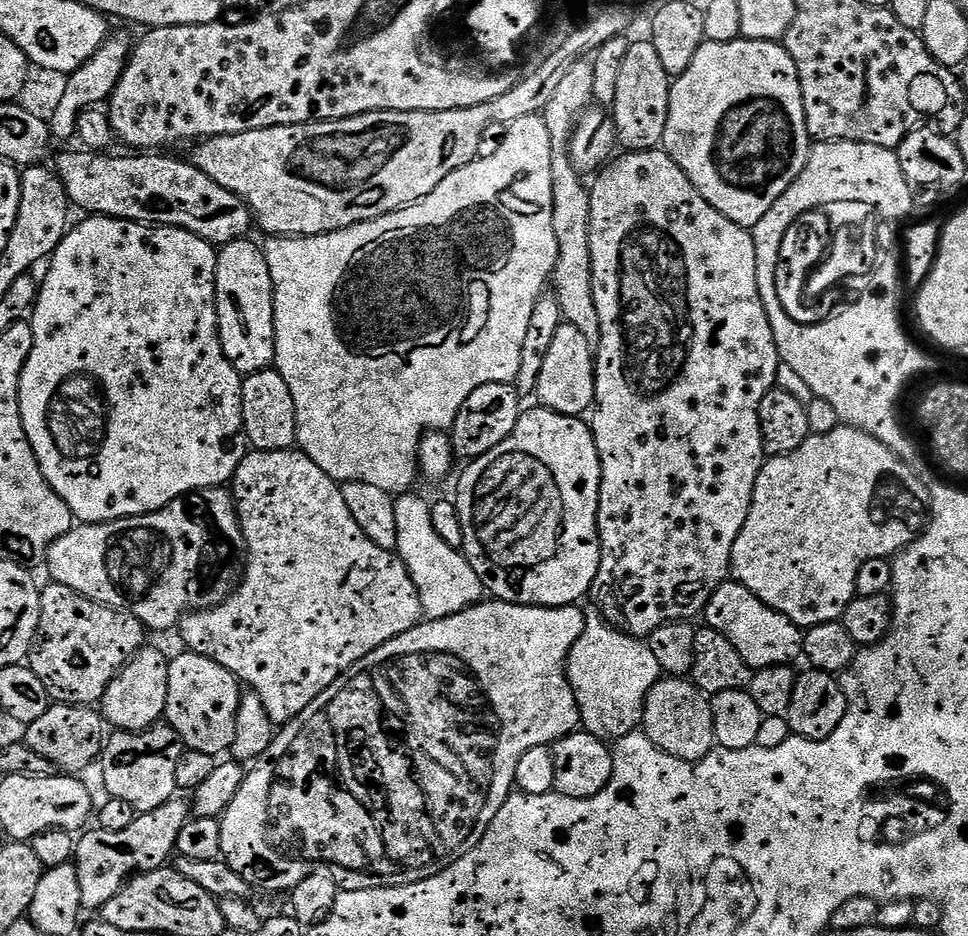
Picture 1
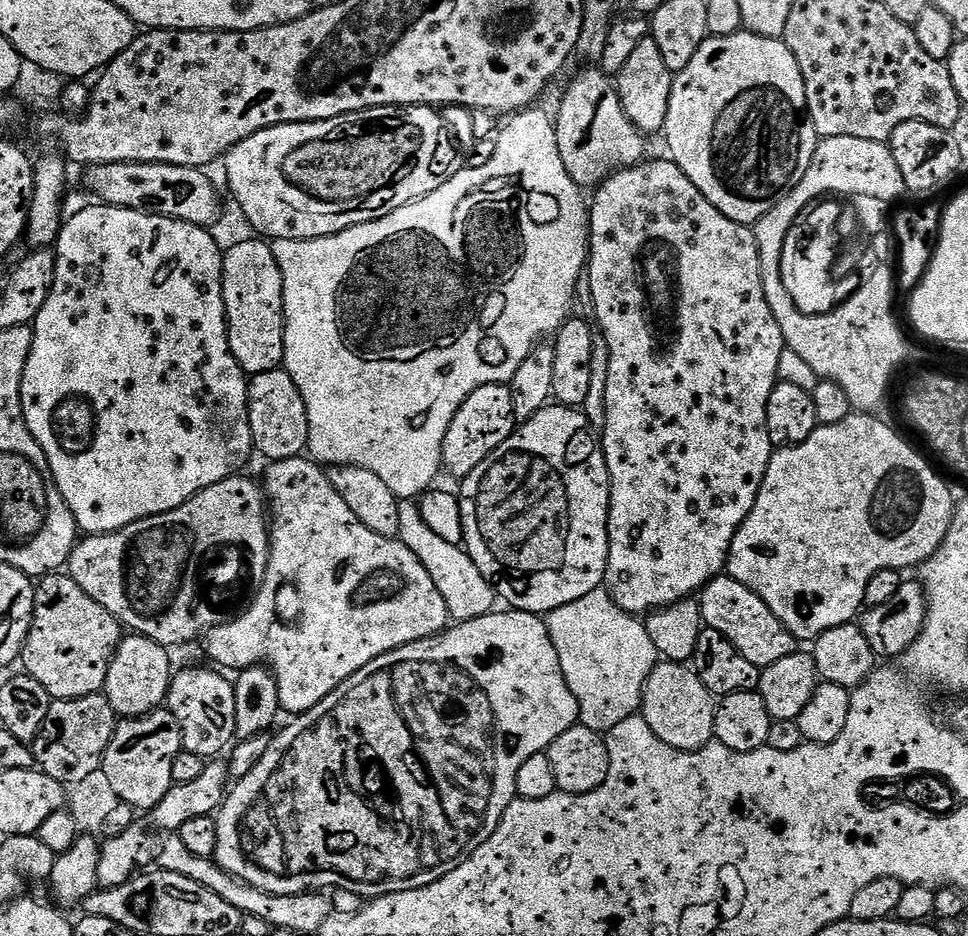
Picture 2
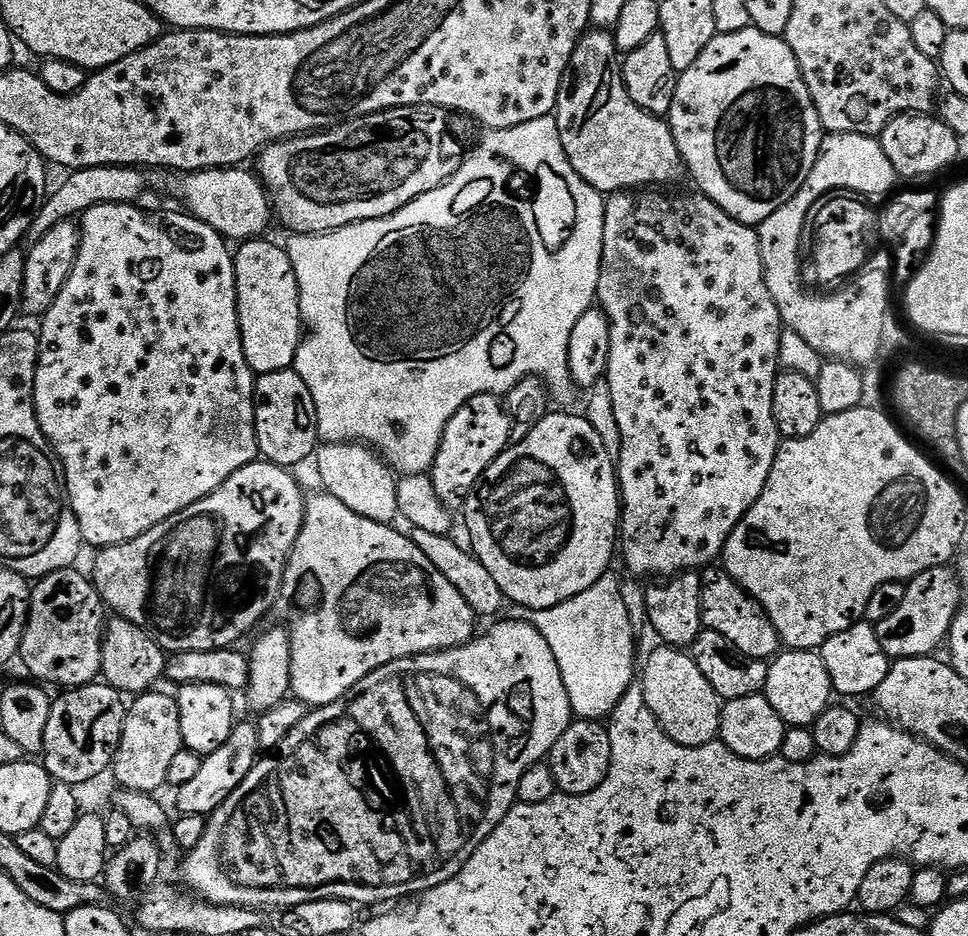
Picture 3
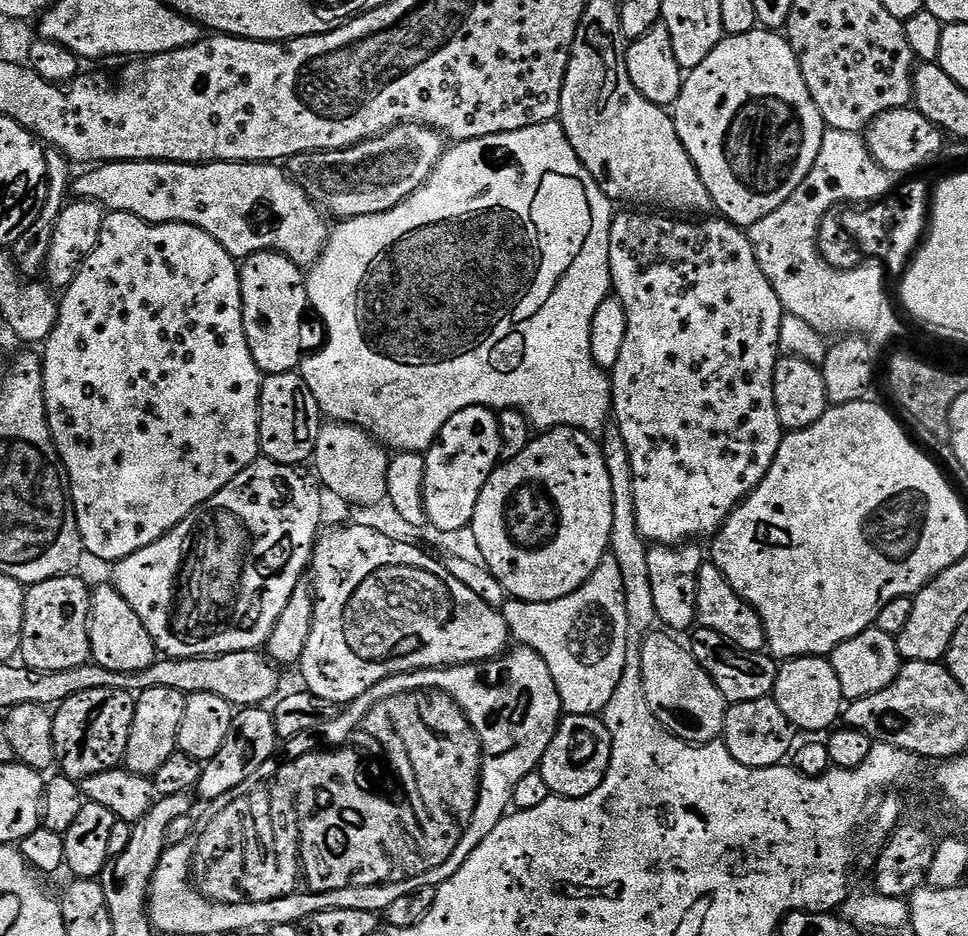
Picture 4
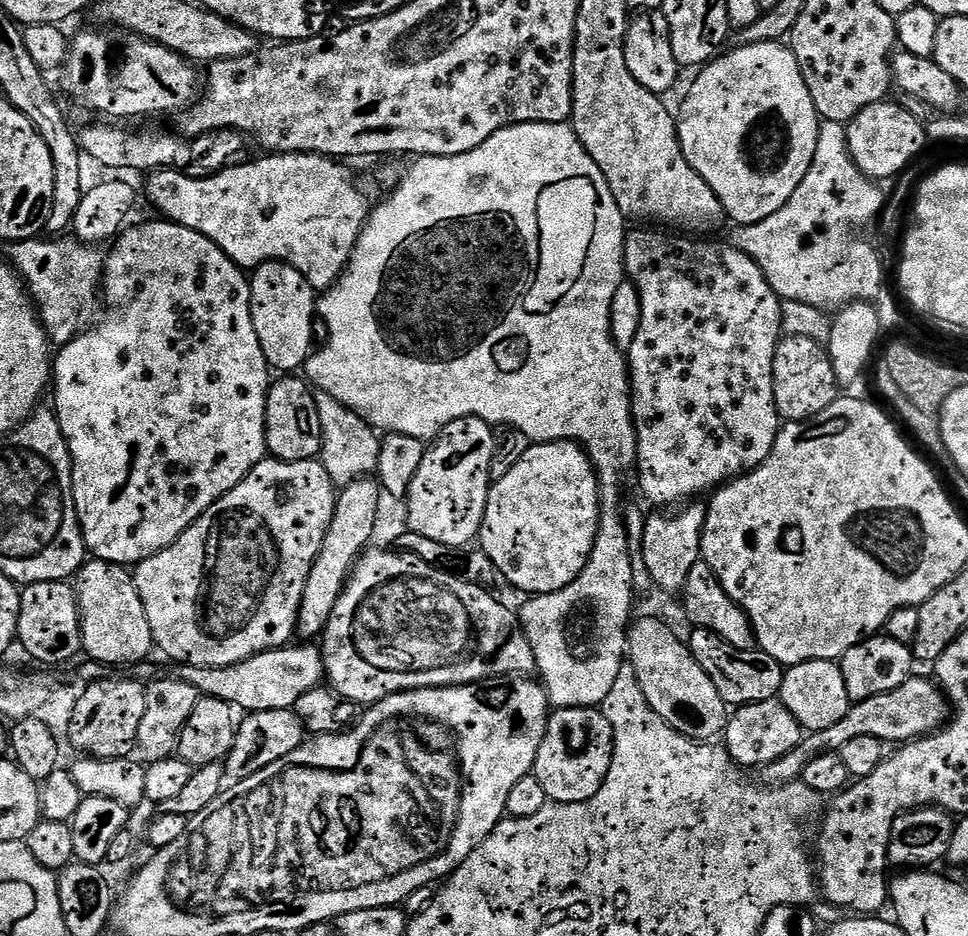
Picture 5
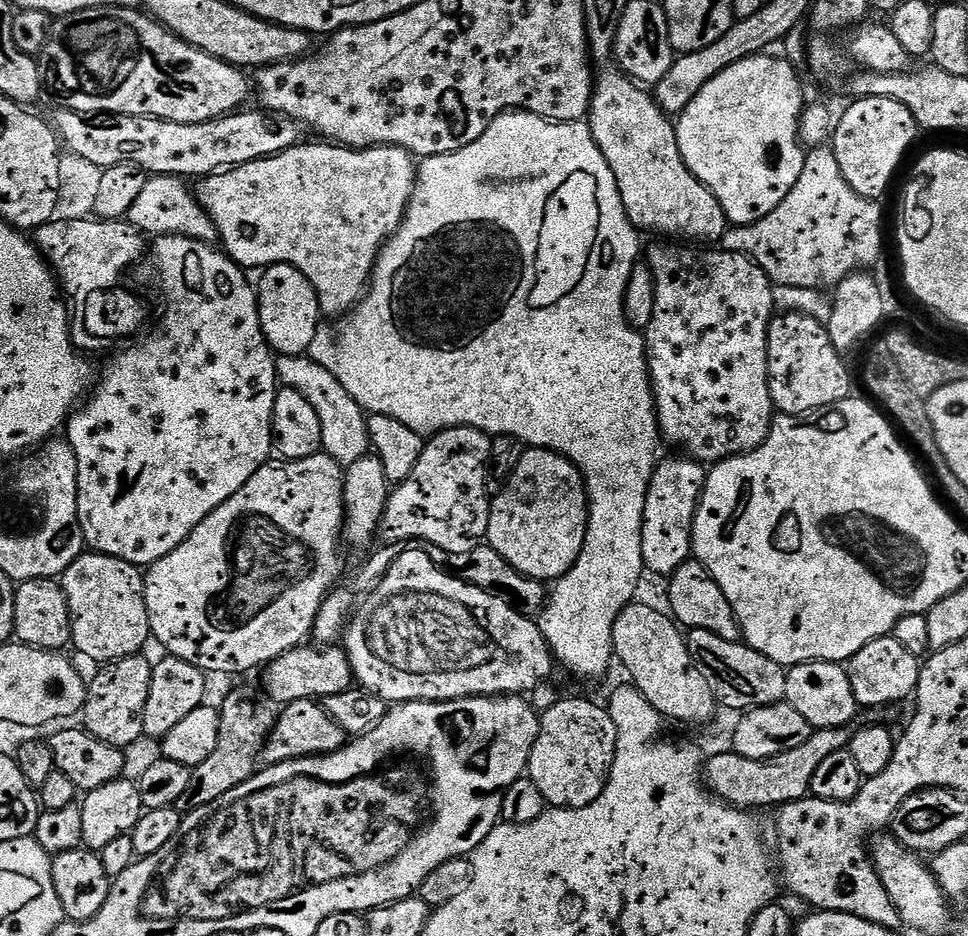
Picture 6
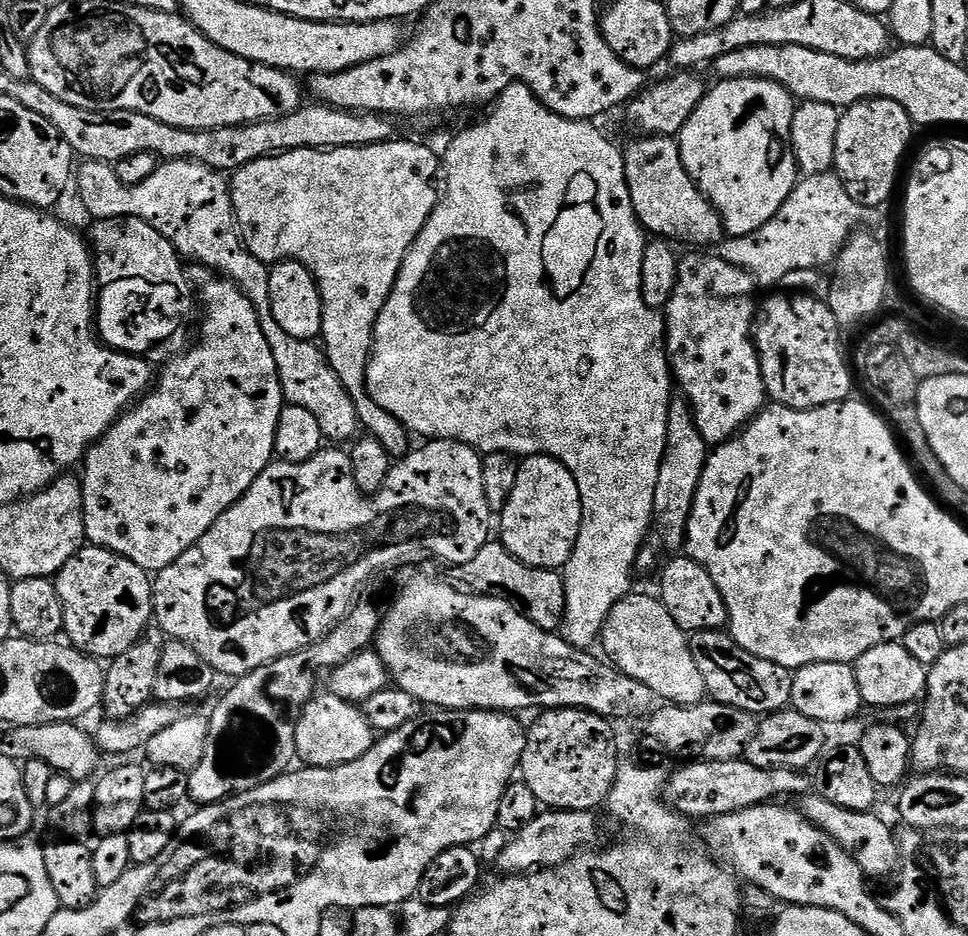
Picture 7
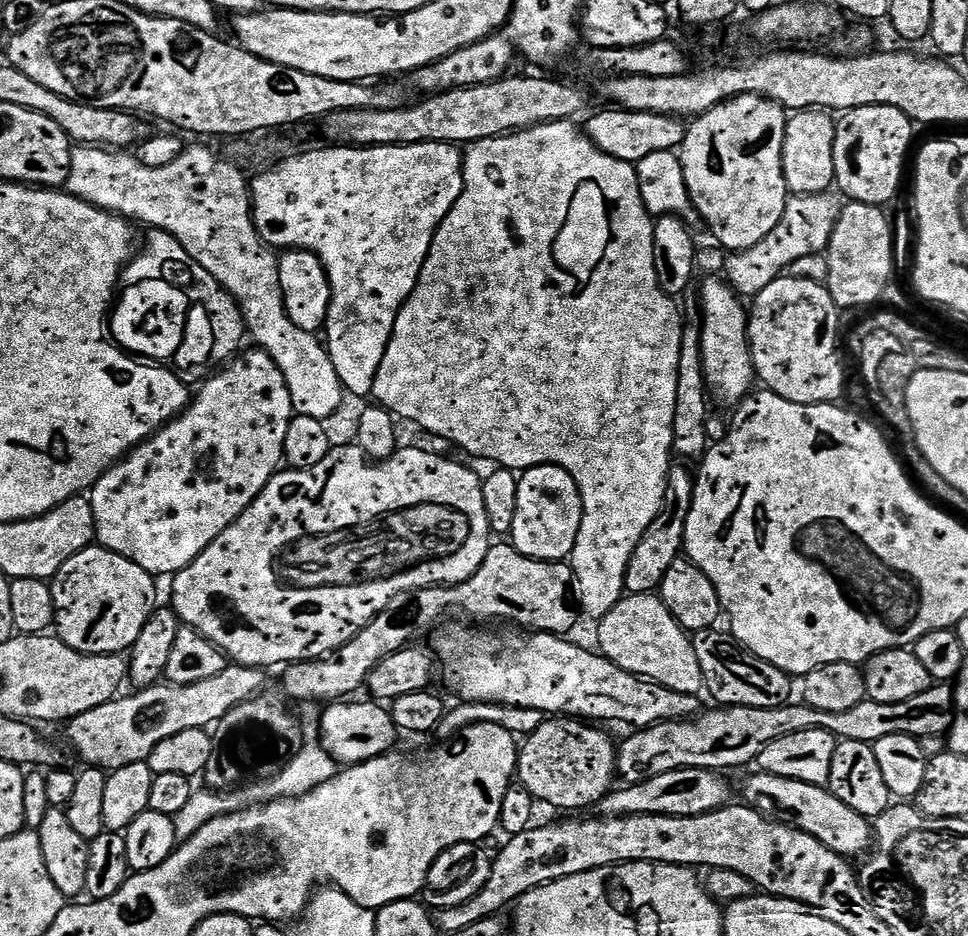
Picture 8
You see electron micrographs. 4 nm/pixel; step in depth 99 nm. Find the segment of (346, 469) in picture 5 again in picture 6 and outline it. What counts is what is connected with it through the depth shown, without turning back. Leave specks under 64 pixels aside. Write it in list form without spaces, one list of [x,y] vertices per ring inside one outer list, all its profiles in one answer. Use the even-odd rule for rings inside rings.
[[[307,354],[281,356],[276,361],[276,374],[283,387],[298,390],[298,394],[302,394],[302,398],[306,398],[306,402],[310,402],[310,406],[314,406],[314,414],[318,414],[318,422],[322,422],[322,442],[320,446],[323,455],[334,458],[342,466],[358,462],[358,458],[369,455],[368,416],[364,409],[358,406],[358,402],[354,402],[354,398],[350,398],[350,394],[346,394],[346,386],[342,386],[342,382],[338,382],[338,378],[334,378],[334,374],[330,374],[330,370],[326,370],[326,366],[314,362],[311,356]]]

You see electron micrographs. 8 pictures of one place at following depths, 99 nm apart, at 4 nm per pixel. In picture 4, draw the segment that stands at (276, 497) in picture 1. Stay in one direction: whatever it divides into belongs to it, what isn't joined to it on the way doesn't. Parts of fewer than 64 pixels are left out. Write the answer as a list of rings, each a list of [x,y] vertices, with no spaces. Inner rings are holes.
[[[352,524],[349,528],[326,532],[317,539],[311,553],[312,629],[298,665],[303,687],[318,698],[347,706],[366,694],[370,686],[391,676],[423,668],[481,664],[484,660],[495,660],[509,647],[510,633],[503,611],[482,602],[474,590],[462,586],[462,582],[450,574],[448,567],[427,556],[422,549],[404,540],[395,540],[368,524]]]

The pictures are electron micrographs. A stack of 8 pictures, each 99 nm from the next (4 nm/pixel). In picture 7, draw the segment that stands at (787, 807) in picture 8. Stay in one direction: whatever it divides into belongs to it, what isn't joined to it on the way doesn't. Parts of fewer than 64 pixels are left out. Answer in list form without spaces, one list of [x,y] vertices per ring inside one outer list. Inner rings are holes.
[[[815,794],[805,795],[799,801],[798,808],[812,824],[824,829],[825,834],[834,843],[842,846],[842,850],[846,850],[846,854],[850,854],[854,862],[858,862],[865,877],[891,877],[895,873],[898,867],[898,836],[895,831],[892,833],[891,826],[882,817],[876,816],[875,811],[846,810],[842,806],[834,806],[834,802],[826,802],[826,798]]]

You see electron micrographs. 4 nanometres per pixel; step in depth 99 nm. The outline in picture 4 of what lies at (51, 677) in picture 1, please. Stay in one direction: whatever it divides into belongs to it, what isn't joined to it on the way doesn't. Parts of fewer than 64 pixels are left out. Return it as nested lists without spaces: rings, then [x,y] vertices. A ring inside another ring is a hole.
[[[76,574],[55,576],[46,582],[31,585],[24,594],[24,621],[20,635],[18,653],[23,667],[33,668],[39,672],[57,672],[58,670],[74,670],[74,666],[89,663],[92,647],[88,637],[88,611],[92,594],[89,585],[84,585]]]

